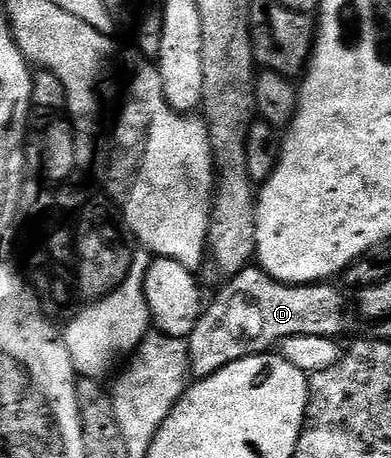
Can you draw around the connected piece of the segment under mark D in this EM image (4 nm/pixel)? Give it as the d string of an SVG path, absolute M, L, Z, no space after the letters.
M250 265L238 275L232 276L229 283L213 300L208 300L202 310L193 332L187 336L188 374L194 380L211 377L219 369L249 355L260 355L276 348L282 340L310 334L311 337L332 339L339 336L345 327L345 307L341 295L328 282L323 283L280 283L256 265Z

